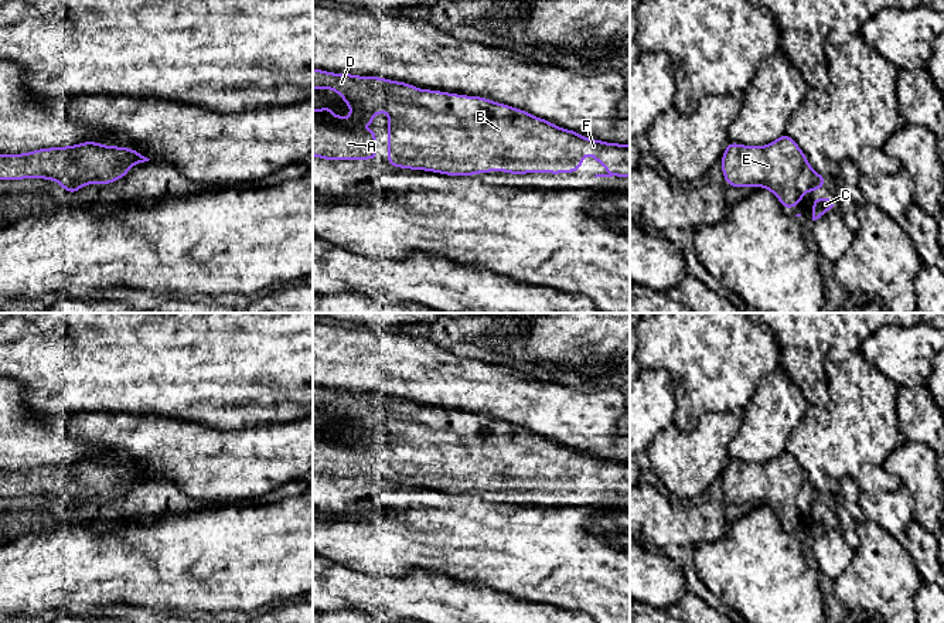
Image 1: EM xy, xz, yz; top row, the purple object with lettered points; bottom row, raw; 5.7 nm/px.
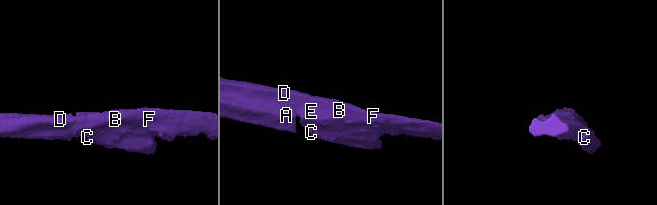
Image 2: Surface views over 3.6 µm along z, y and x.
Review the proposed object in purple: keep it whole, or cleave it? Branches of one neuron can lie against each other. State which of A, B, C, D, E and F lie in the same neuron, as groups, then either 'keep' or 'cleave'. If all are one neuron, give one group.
A B C D E F; keep

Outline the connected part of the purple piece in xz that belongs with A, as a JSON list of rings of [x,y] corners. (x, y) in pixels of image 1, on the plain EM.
[[[313,385],[313,406],[333,406],[351,426],[350,435],[333,432],[331,423],[313,426],[313,473],[324,477],[376,477],[376,450],[371,446],[374,432],[388,429],[388,477],[392,484],[425,487],[446,493],[476,493],[478,490],[504,488],[510,491],[528,490],[575,490],[583,481],[585,473],[594,473],[596,481],[606,481],[607,491],[594,494],[630,494],[630,462],[607,460],[583,455],[580,450],[559,445],[542,435],[532,433],[505,421],[481,413],[467,413],[442,408],[419,406],[410,401],[381,394],[359,394],[334,391]]]

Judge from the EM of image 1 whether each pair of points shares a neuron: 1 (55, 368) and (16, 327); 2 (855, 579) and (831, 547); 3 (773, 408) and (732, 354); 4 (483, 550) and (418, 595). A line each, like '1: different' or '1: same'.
1: different
2: different
3: different
4: different

